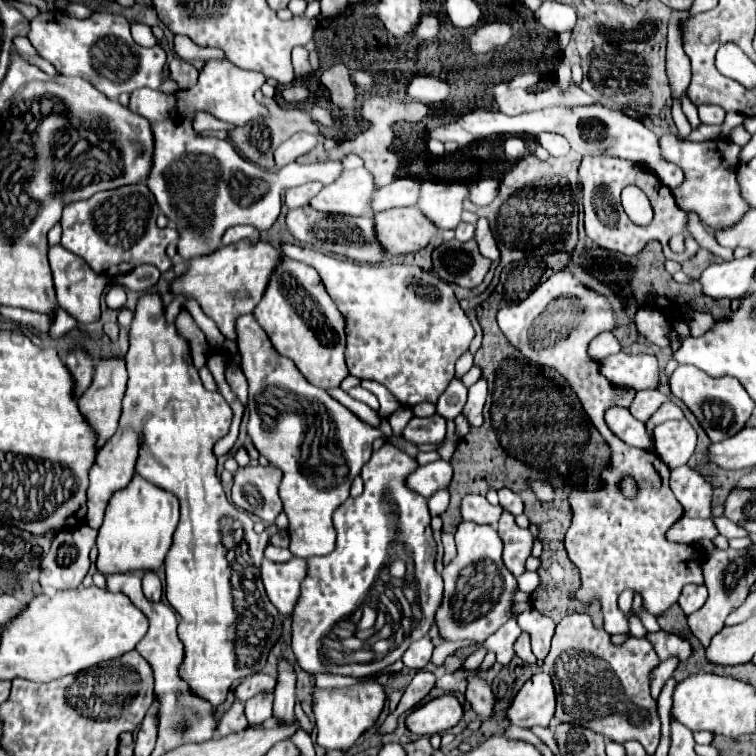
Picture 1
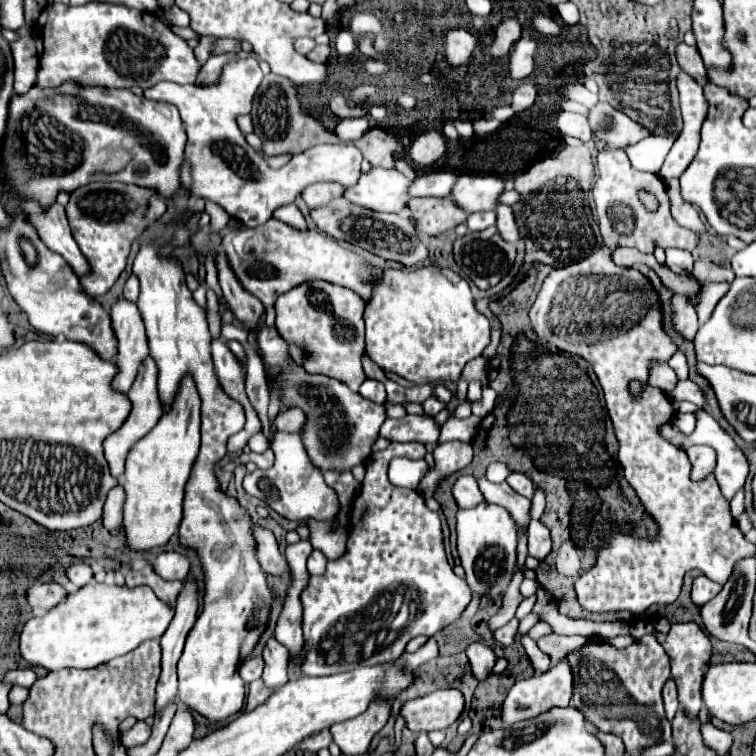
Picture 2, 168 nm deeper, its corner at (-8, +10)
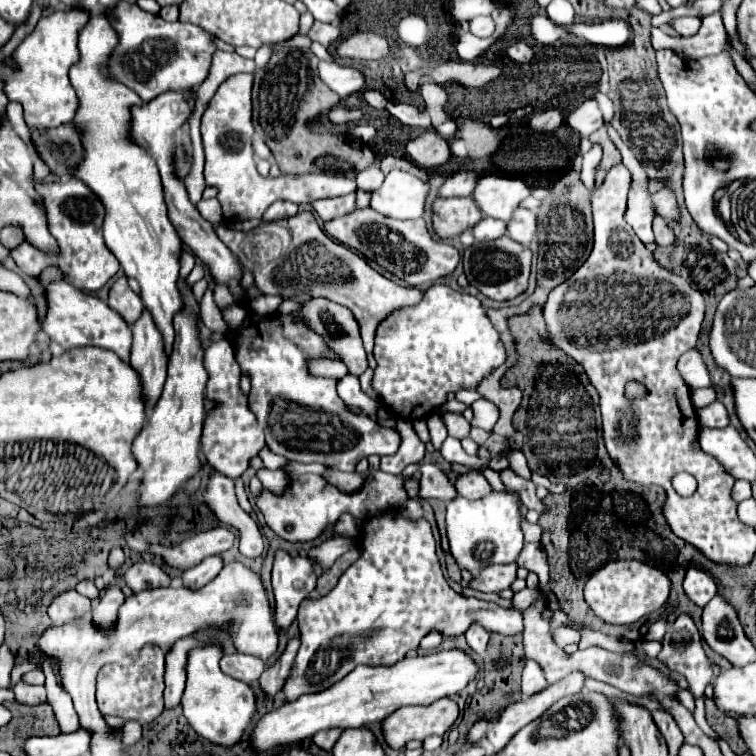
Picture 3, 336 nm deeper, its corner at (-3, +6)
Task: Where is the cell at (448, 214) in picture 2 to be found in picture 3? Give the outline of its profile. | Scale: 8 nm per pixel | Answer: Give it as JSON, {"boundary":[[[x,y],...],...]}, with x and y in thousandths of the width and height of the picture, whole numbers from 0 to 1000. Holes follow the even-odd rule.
{"boundary":[[[578,262],[573,270],[573,302],[581,315],[597,315],[626,302],[639,280],[626,262]]]}

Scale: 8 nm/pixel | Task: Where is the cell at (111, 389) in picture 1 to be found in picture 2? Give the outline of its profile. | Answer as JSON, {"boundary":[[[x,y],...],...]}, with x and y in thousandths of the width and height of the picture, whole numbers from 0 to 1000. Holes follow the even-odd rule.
{"boundary":[[[159,394],[148,405],[146,421],[148,421],[151,444],[156,450],[156,466],[151,474],[156,495],[148,503],[151,505],[148,513],[153,519],[169,521],[169,516],[175,513],[183,497],[183,487],[188,484],[188,476],[193,476],[196,471],[193,442],[180,402],[167,399],[164,394]]]}

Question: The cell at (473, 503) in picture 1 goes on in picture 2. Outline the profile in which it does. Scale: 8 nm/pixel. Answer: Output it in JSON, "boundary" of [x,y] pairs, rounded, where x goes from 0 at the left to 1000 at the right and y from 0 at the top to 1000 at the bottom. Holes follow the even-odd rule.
{"boundary":[[[608,630],[601,640],[601,659],[608,672],[627,672],[640,664],[640,656],[632,646],[632,635],[627,630]]]}

